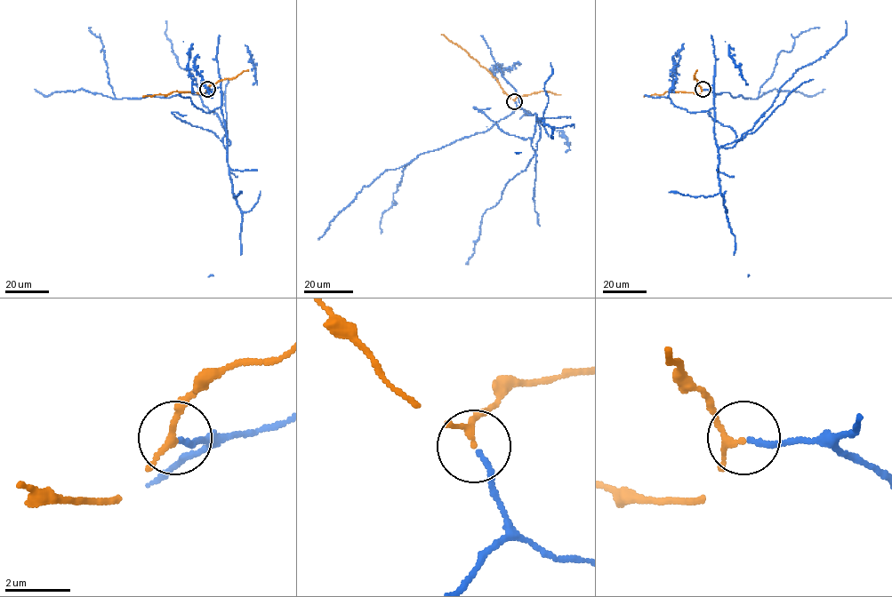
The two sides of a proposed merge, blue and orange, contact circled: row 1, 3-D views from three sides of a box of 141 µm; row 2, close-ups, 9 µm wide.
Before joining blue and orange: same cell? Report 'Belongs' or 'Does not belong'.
Belongs

